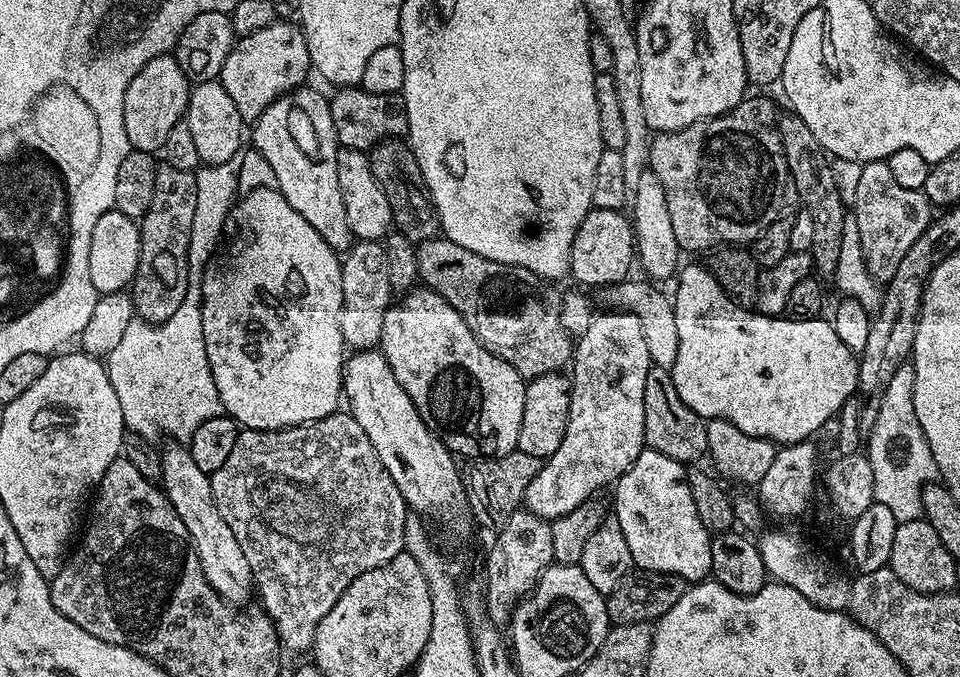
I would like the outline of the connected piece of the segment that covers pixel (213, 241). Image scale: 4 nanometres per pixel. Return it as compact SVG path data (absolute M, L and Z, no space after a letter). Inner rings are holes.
M245 147L238 149L228 162L218 165L201 165L196 170L197 205L191 222L190 246L187 250L187 290L180 307L192 308L196 312L196 324L202 324L201 282L204 271L215 255L218 238L223 235L227 218L239 193L238 173L242 170ZM236 196L236 197L235 197Z

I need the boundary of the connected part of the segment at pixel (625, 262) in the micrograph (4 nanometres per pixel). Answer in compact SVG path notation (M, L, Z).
M591 208L574 234L568 259L571 279L576 279L580 284L593 284L599 290L620 286L628 271L634 268L635 260L636 239L632 233L631 219L623 211Z

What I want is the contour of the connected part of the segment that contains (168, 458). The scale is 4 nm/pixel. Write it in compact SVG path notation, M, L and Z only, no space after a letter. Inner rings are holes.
M174 447L178 448L164 448L161 455L162 491L190 534L208 585L229 604L240 606L254 592L250 562L246 562L246 554L242 554L242 546L238 546L234 530L230 530L226 518L218 514L218 506L212 494L211 475L196 465L187 447Z

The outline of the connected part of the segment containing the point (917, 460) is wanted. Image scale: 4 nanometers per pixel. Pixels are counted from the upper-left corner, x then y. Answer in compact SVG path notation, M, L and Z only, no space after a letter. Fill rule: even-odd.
M905 366L894 370L894 378L890 378L890 386L886 386L886 395L882 397L882 407L878 409L878 418L874 422L874 430L866 438L866 455L870 462L870 470L874 470L873 501L890 510L897 522L910 522L921 519L924 507L920 501L920 492L926 485L937 479L934 454L930 454L930 446L926 442L926 434L922 434L922 426L918 422L918 414L914 414L914 370Z

